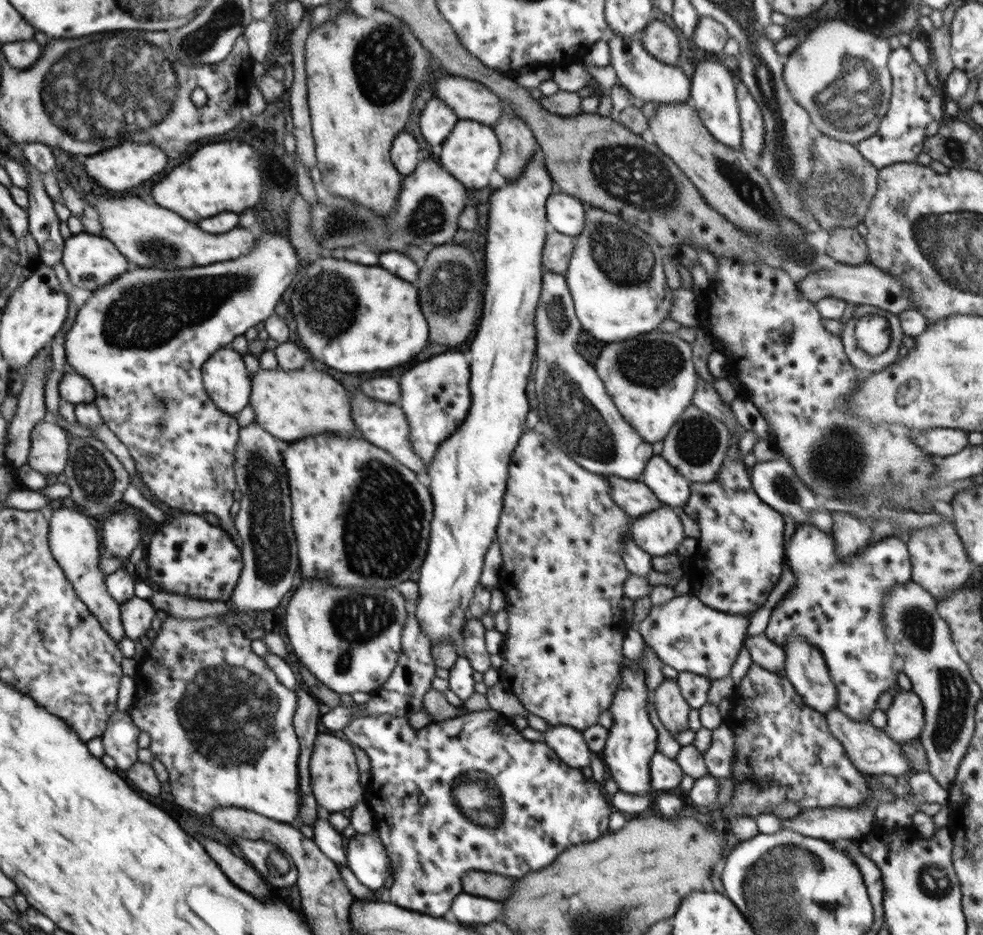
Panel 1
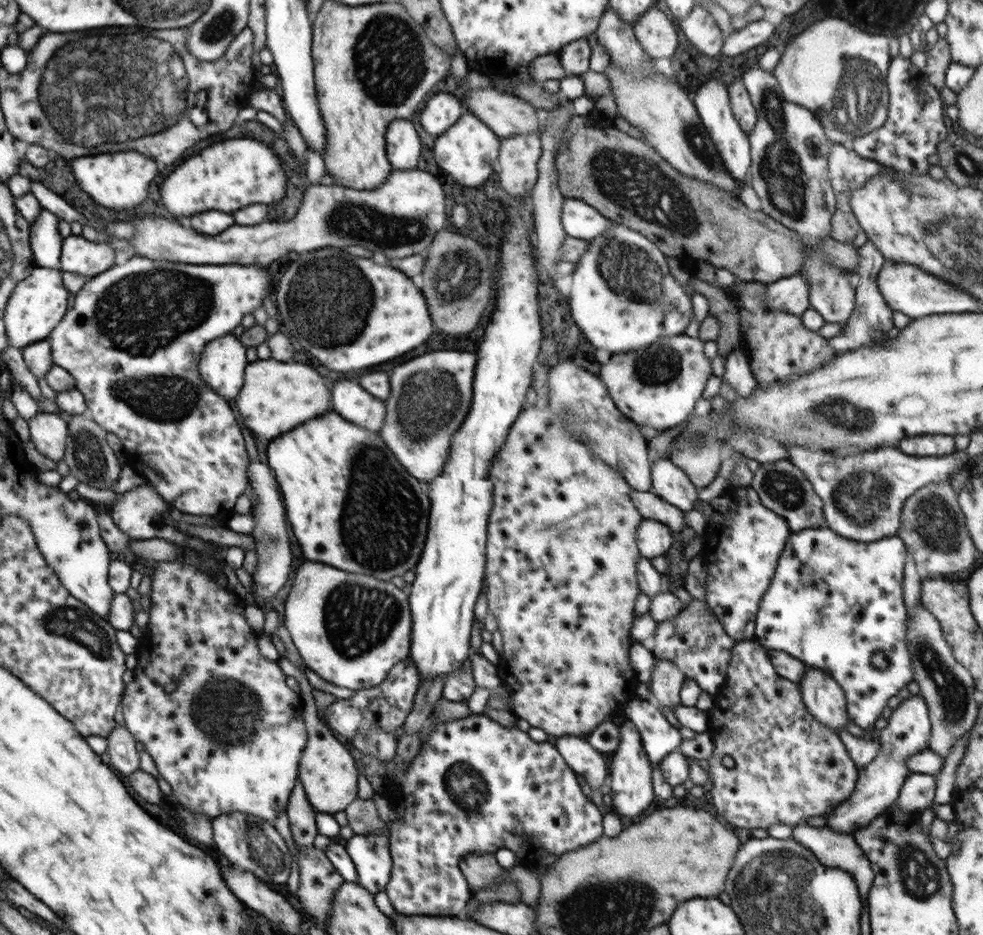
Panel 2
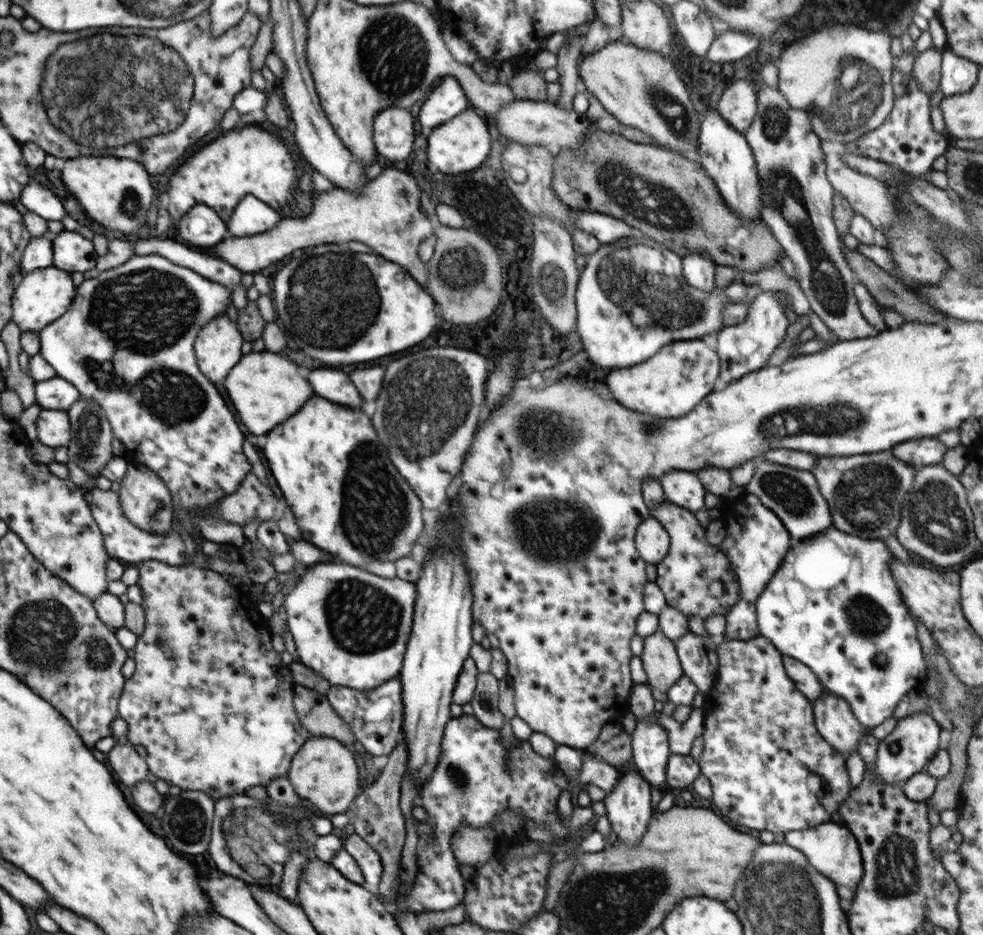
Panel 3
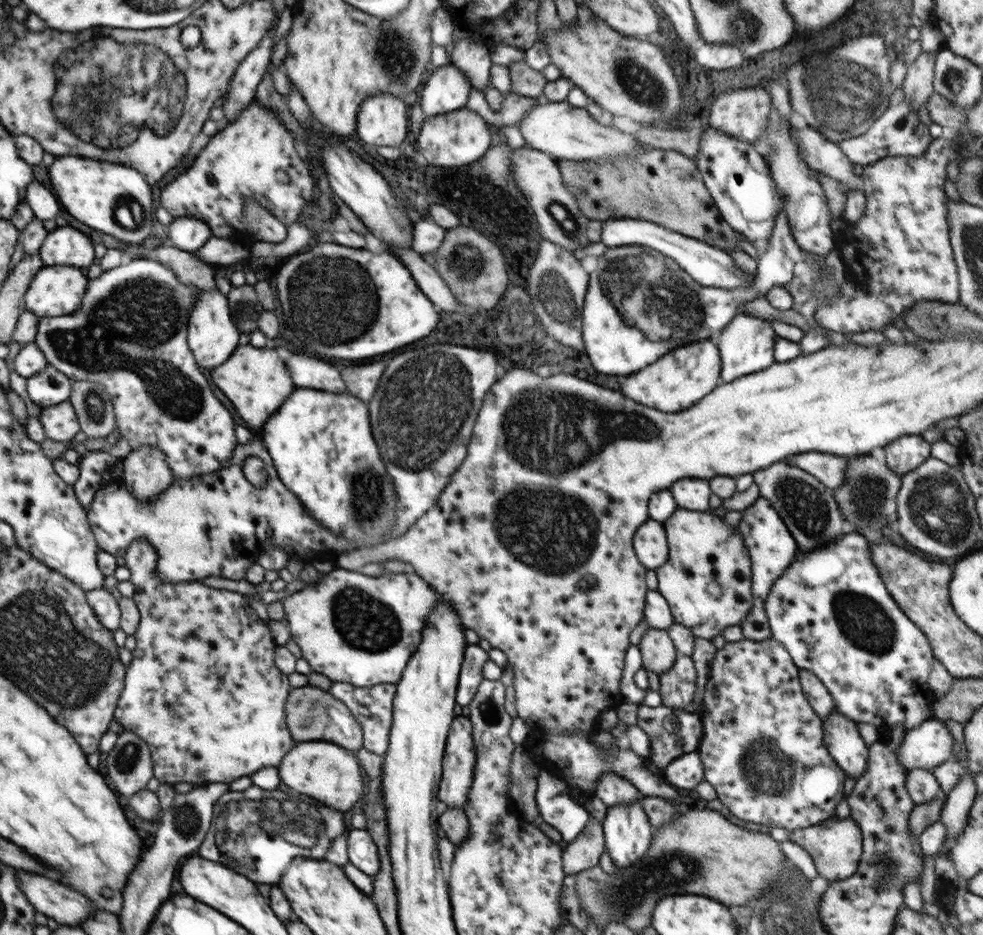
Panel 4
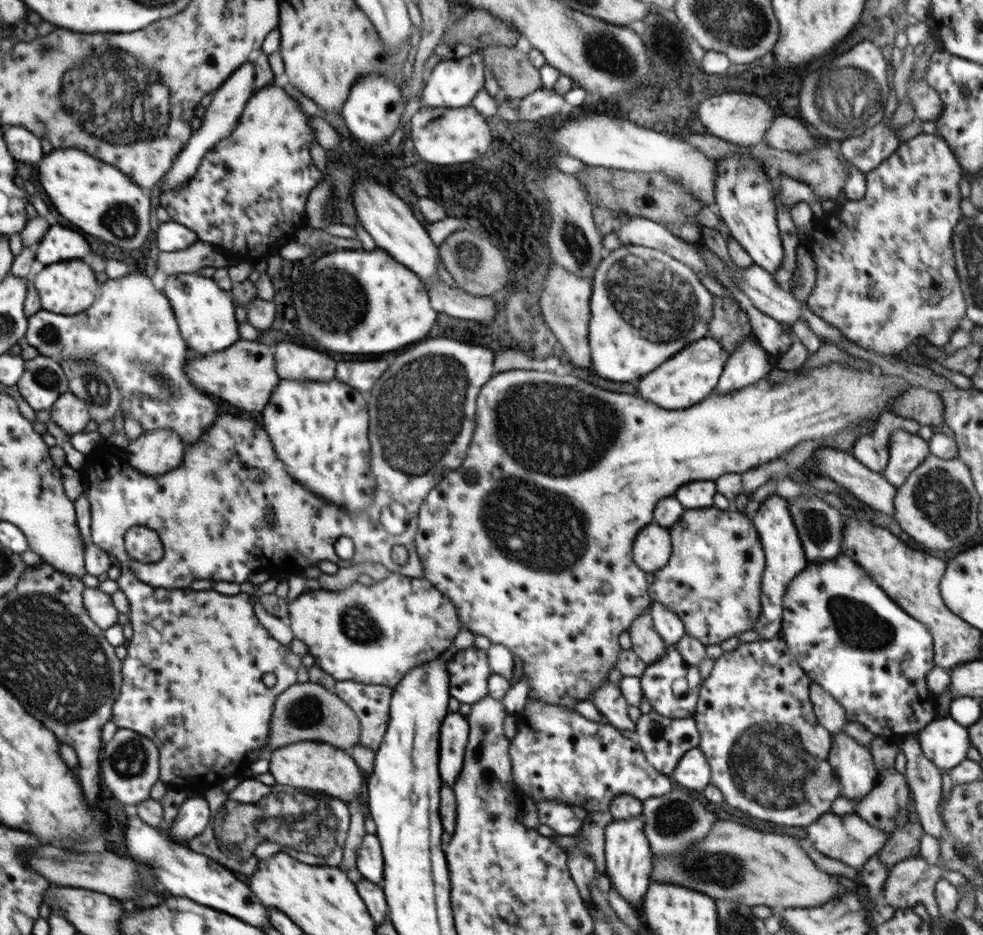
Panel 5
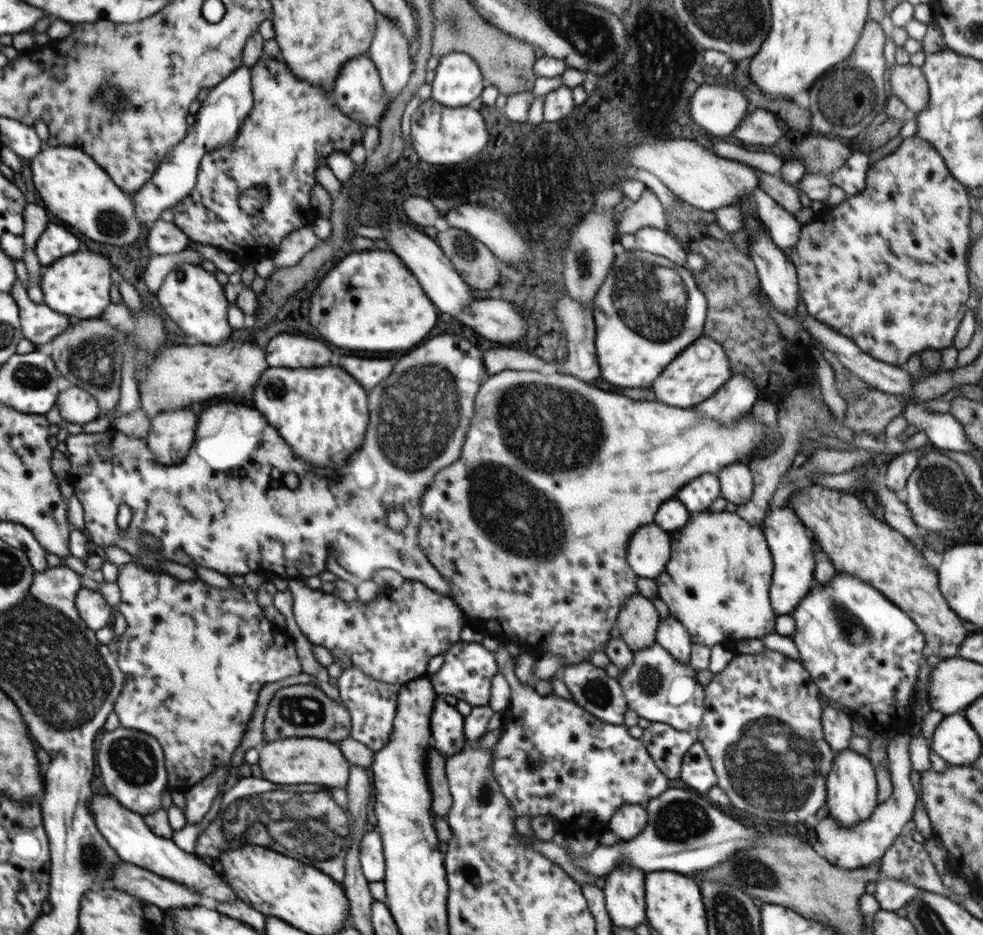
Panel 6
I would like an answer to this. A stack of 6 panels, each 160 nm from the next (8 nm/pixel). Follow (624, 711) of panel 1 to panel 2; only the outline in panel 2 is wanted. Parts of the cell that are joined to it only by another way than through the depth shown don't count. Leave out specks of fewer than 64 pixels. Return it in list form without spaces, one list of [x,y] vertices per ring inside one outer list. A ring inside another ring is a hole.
[[[627,719],[620,725],[620,746],[616,748],[610,760],[608,784],[611,787],[610,798],[612,798],[613,812],[624,818],[627,823],[644,817],[644,810],[652,804],[655,797],[652,764],[646,758],[640,731],[636,729],[632,721]]]

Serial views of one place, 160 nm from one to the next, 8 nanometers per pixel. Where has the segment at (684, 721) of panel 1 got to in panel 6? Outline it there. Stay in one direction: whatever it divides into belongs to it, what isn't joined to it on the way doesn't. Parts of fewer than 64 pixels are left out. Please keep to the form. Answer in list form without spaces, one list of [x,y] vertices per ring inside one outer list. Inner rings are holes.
[[[637,593],[627,598],[621,606],[616,626],[631,651],[642,650],[655,643],[660,620],[654,603]]]

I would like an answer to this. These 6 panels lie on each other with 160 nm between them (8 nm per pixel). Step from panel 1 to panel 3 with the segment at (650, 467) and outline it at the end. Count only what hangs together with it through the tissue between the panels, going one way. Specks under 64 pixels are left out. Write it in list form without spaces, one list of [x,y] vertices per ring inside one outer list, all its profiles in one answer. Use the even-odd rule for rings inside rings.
[[[670,471],[659,478],[665,500],[693,513],[704,509],[705,488],[697,475],[690,471]]]

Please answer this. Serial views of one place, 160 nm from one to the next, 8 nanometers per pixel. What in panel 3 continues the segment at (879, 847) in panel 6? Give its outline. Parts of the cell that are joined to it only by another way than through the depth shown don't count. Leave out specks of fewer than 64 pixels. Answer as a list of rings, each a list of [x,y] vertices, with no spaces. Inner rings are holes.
[[[829,821],[806,830],[788,831],[785,833],[785,842],[800,849],[814,870],[836,883],[840,905],[848,911],[863,874],[861,850],[850,829],[841,822]]]

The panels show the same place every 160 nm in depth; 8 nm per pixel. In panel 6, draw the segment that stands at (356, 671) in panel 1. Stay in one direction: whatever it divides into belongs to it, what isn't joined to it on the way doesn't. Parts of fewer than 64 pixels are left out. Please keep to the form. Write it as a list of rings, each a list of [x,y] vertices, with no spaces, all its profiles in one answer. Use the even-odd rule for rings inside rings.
[[[301,579],[289,580],[288,588],[293,596],[293,615],[304,636],[313,645],[327,648],[332,653],[333,662],[341,668],[355,666],[382,682],[403,684],[426,674],[430,658],[442,654],[460,641],[461,628],[468,623],[465,614],[452,598],[416,580],[406,579],[391,594],[378,593],[369,601],[358,598],[346,602],[336,594],[308,587]]]

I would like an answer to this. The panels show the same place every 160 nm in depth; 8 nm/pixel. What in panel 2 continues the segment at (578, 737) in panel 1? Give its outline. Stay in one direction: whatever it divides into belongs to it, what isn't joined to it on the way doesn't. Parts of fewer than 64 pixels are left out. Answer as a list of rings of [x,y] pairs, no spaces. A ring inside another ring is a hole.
[[[531,727],[527,732],[534,742],[544,743],[548,741],[558,749],[558,753],[564,758],[566,765],[578,776],[583,776],[593,790],[599,789],[602,784],[608,783],[608,764],[603,754],[594,749],[586,739],[566,735],[562,738],[554,738],[540,728]]]

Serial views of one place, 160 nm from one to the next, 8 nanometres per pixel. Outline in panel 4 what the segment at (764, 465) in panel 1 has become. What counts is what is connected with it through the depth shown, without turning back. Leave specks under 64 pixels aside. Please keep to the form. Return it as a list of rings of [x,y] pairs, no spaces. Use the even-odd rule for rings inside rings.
[[[780,461],[753,472],[752,476],[759,488],[759,496],[773,504],[772,508],[784,521],[800,551],[821,547],[831,540],[844,536],[848,531],[847,523],[834,498],[833,489],[822,484],[809,472]]]

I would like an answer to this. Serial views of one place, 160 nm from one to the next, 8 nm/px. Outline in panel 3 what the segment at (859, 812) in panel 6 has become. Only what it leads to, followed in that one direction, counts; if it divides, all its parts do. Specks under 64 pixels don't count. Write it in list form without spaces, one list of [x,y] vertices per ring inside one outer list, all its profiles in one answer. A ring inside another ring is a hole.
[[[824,690],[813,703],[815,726],[820,736],[847,759],[858,752],[863,728],[844,698]]]

